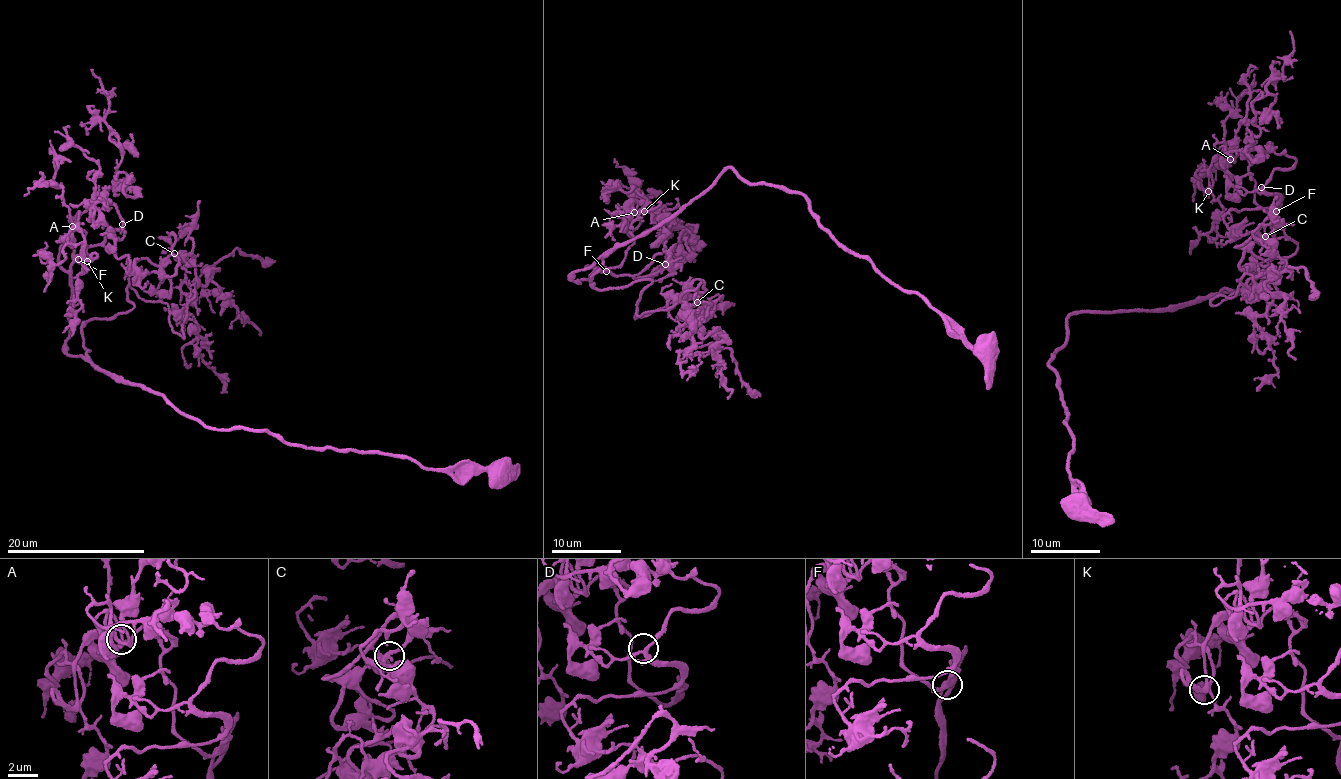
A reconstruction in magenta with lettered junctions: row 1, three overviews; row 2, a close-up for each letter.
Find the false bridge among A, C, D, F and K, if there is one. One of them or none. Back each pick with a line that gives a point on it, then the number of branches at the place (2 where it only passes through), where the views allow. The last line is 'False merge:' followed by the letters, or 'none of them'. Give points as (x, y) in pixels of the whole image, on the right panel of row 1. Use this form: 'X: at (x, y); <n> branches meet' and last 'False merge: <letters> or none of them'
False merge: none of them

